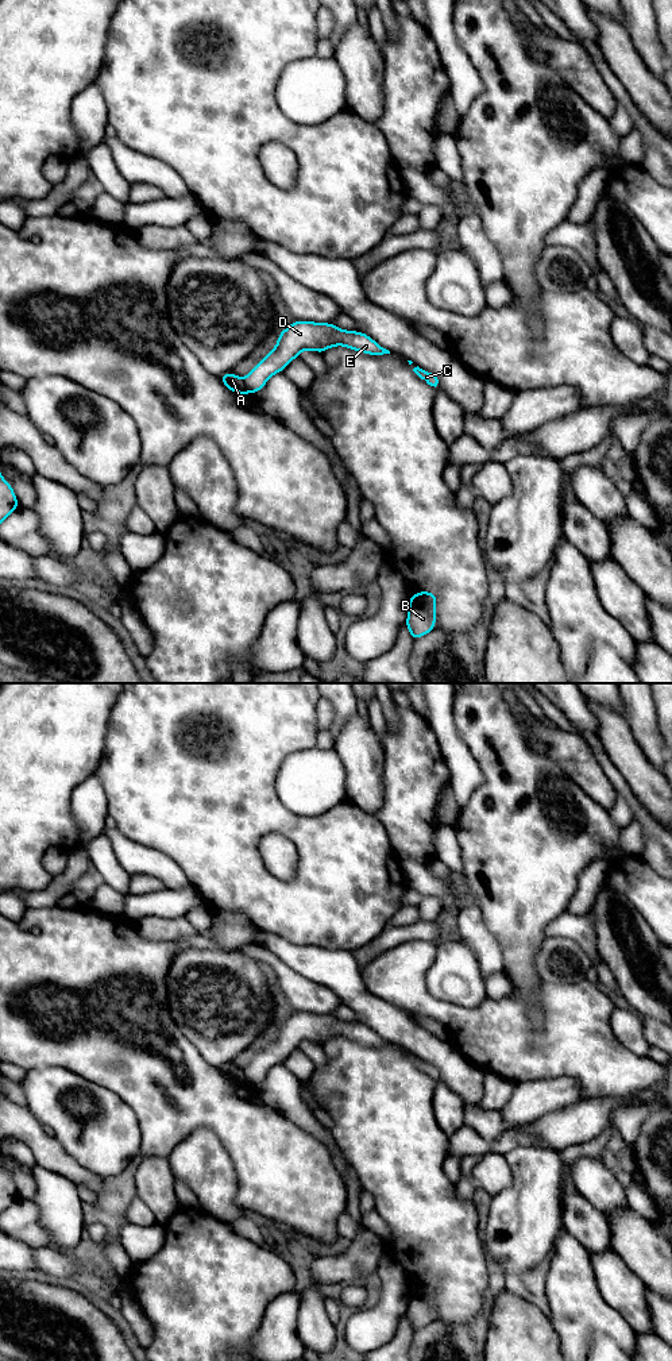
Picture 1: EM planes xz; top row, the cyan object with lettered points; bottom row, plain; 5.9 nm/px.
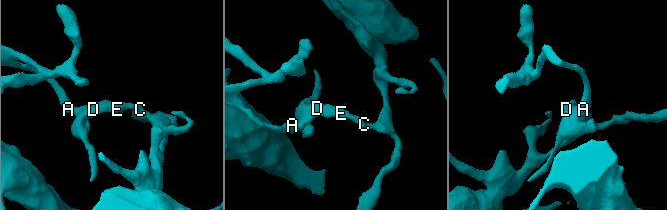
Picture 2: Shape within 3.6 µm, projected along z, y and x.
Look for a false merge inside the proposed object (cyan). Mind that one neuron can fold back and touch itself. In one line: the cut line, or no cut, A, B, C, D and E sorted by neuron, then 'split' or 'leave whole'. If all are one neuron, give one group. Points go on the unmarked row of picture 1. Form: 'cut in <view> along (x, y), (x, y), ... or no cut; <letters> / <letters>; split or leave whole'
cut in xz along (243, 1071), (248, 1083); A / B C D E; split

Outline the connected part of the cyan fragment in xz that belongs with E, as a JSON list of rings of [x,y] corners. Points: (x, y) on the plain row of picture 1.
[[[296,1011],[278,1025],[275,1040],[270,1041],[244,1069],[248,1084],[260,1083],[274,1065],[282,1064],[304,1041],[324,1045],[335,1037],[370,1046],[390,1045],[364,1023],[340,1021],[333,1014]]]

